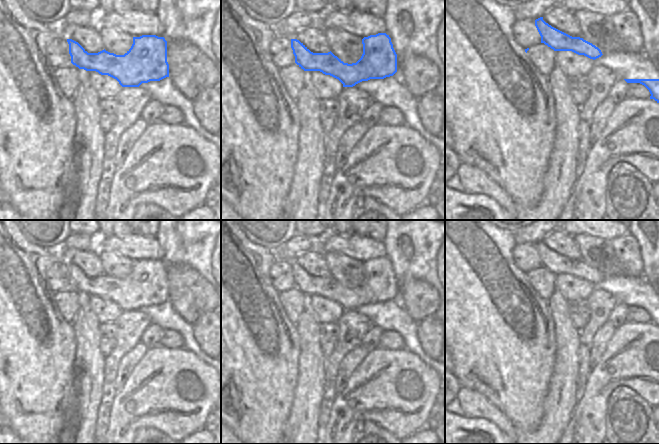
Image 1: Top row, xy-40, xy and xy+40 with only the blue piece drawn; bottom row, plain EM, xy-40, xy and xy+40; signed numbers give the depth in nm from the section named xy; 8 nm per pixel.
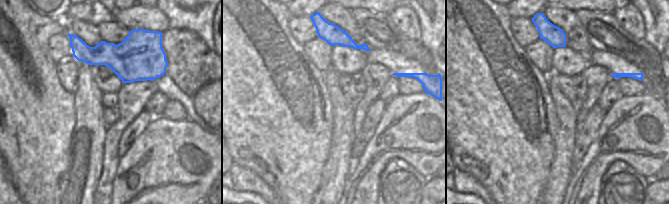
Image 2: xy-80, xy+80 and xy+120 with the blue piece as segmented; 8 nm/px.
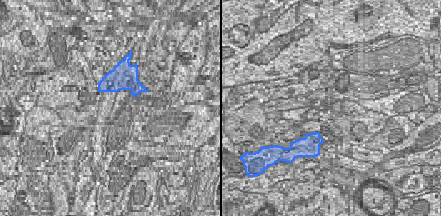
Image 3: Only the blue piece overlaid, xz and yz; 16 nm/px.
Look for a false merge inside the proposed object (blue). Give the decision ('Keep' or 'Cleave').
Keep

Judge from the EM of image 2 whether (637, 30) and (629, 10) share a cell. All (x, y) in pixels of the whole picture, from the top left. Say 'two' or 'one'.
one

